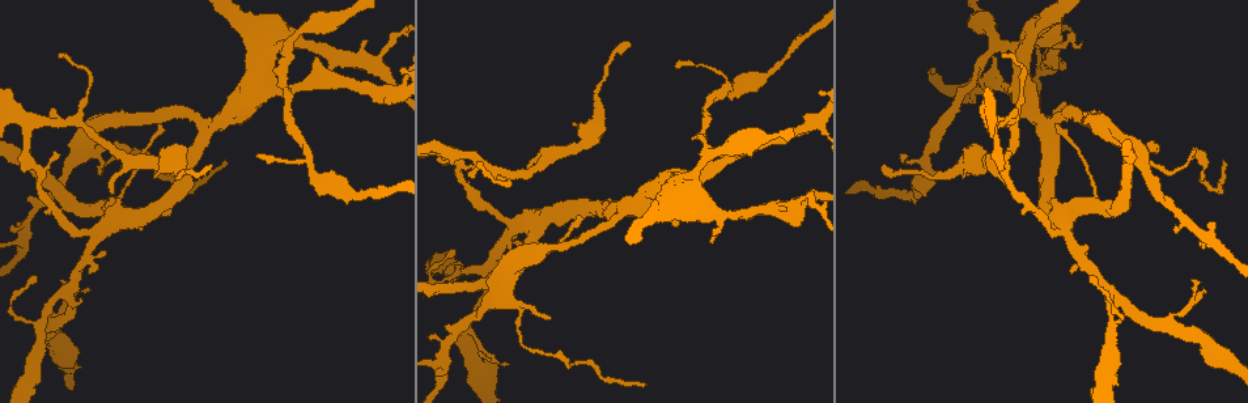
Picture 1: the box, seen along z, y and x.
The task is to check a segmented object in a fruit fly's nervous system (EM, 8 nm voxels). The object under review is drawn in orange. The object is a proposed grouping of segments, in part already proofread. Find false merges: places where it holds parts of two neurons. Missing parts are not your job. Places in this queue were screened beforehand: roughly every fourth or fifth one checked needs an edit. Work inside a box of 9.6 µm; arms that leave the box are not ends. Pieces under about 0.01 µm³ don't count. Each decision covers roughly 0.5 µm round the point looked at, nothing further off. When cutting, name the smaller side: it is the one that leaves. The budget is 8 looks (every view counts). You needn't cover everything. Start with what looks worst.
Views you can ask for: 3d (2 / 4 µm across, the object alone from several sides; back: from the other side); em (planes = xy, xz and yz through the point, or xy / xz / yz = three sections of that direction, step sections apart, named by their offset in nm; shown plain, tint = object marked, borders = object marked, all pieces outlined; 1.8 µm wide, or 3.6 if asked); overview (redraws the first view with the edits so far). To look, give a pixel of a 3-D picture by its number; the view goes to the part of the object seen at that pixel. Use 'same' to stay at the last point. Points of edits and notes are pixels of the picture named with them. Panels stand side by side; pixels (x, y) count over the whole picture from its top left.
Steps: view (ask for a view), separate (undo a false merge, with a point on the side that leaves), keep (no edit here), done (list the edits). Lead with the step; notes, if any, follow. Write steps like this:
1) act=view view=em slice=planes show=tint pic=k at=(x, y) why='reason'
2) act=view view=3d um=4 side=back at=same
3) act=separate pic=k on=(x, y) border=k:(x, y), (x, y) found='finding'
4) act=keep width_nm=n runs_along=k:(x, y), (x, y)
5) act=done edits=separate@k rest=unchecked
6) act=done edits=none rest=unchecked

act=view view=em slice=planes show=tint pic=1 at=(1045, 129) why='three arms meet'

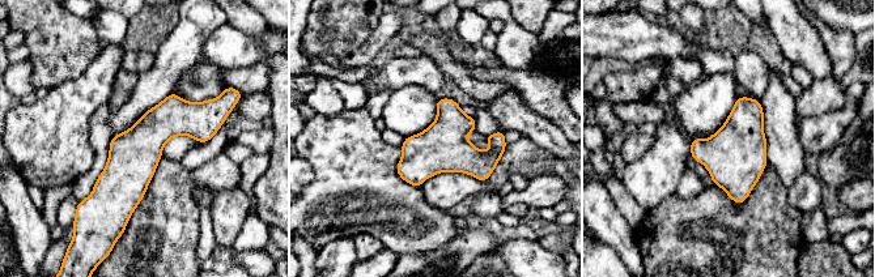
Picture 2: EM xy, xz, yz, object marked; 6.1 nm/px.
act=keep found='one neuron here'

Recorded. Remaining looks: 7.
act=view view=3d um=4 pic=1 at=(995, 47) why='sharp bend'

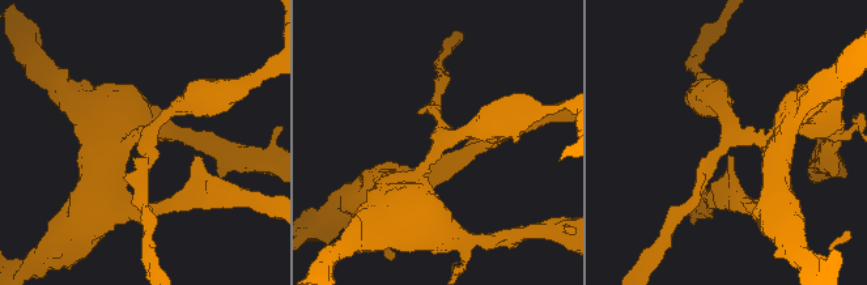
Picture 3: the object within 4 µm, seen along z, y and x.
act=view view=em slice=planes show=tint pic=3 at=(736, 141) arms=3 arm_widths_nm=160,220,300 why='need the tissue'

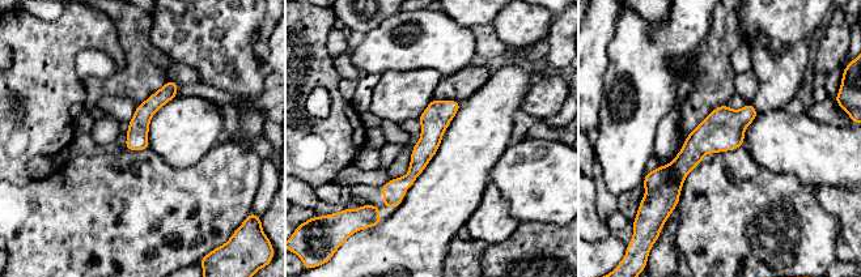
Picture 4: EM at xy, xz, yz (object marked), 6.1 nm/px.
act=keep runs_along=4:(457, 105), (387, 203) found='continuous, no second neuron'

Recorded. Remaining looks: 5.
act=view view=3d um=2 side=back pic=1 at=(796, 205) why='three-way junction'

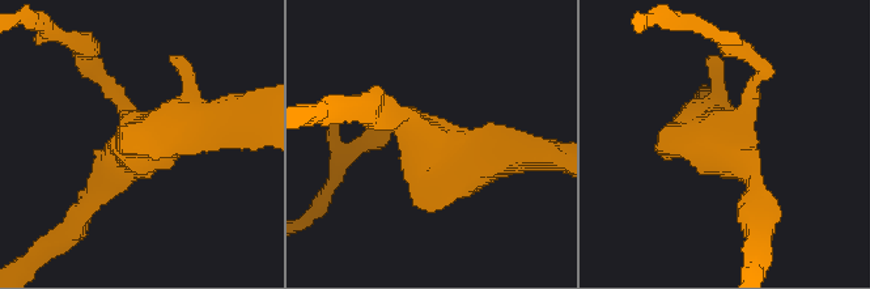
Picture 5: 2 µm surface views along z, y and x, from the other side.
act=view view=em slice=planes show=tint pic=5 at=(727, 136) why='need the tissue'

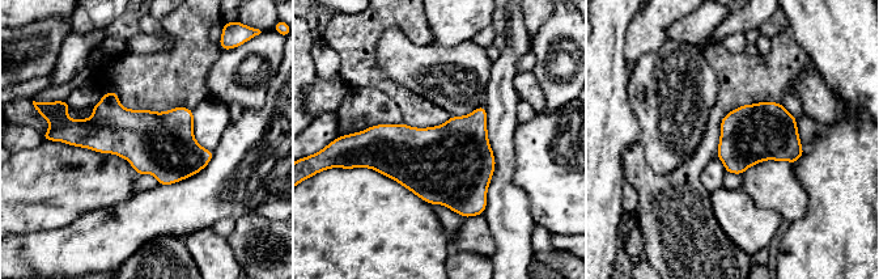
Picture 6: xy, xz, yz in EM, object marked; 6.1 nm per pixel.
act=keep found='one neuron here'

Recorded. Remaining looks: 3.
act=done edits=none rest=unchecked

